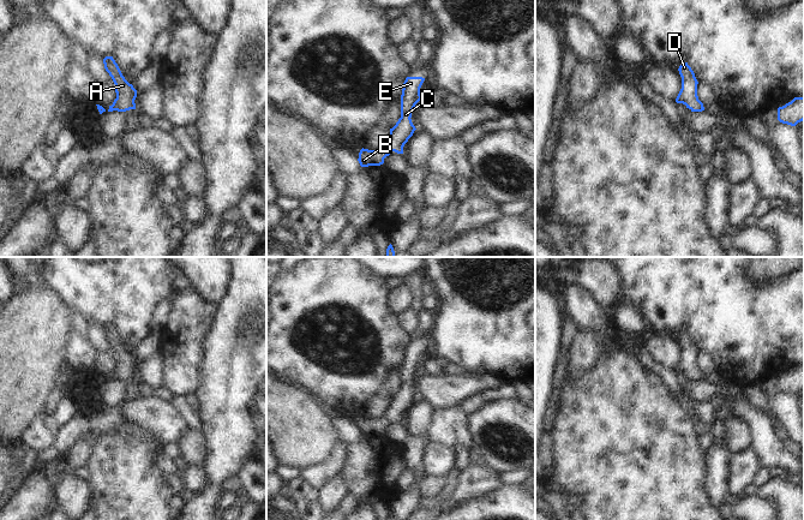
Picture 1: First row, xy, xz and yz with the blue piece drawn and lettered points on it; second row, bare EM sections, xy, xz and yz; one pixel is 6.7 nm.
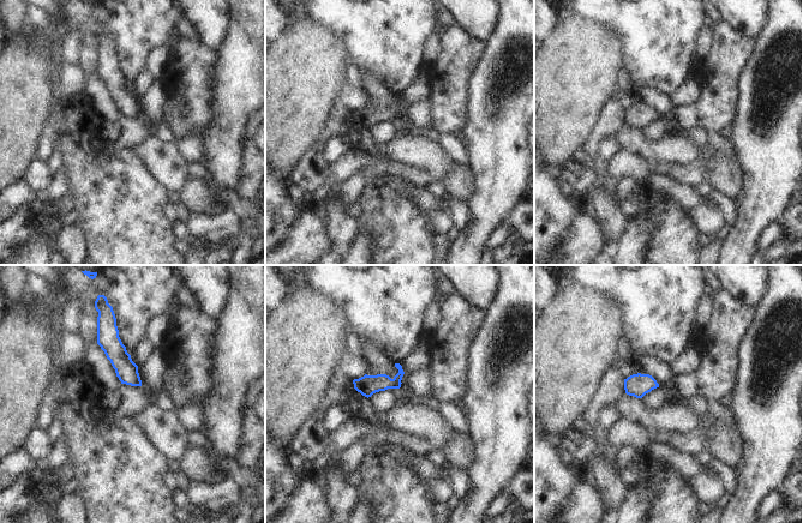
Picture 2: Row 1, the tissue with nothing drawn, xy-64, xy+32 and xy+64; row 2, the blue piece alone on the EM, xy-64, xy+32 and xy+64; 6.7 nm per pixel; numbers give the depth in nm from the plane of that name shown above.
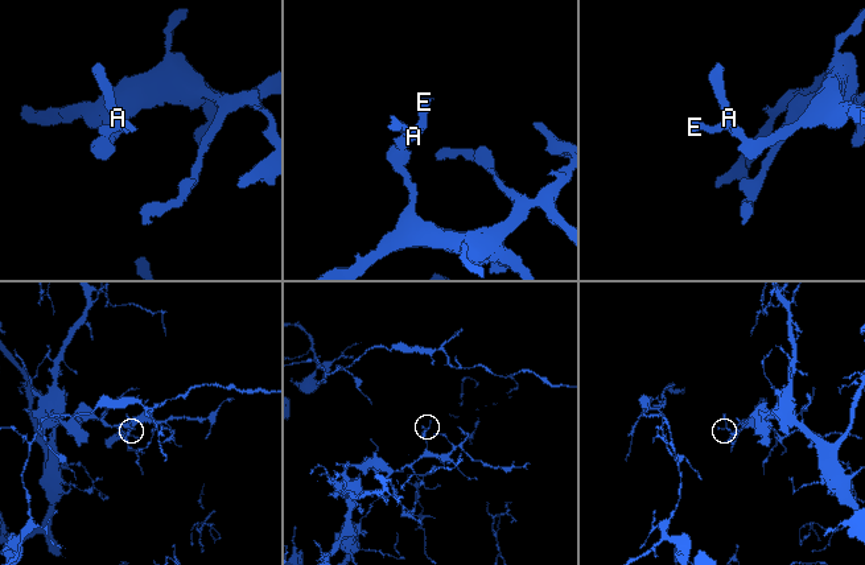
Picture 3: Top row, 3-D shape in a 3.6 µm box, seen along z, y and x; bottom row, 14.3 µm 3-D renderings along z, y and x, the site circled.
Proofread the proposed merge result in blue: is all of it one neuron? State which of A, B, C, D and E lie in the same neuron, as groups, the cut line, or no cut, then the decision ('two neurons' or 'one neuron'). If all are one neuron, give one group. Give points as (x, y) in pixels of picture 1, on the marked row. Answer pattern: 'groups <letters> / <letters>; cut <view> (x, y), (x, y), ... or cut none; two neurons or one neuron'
groups A B C D E; cut none; one neuron

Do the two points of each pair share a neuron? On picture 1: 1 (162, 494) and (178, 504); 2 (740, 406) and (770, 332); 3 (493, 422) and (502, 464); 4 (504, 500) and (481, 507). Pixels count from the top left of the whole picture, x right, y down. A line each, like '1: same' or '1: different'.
1: different
2: different
3: same
4: same

